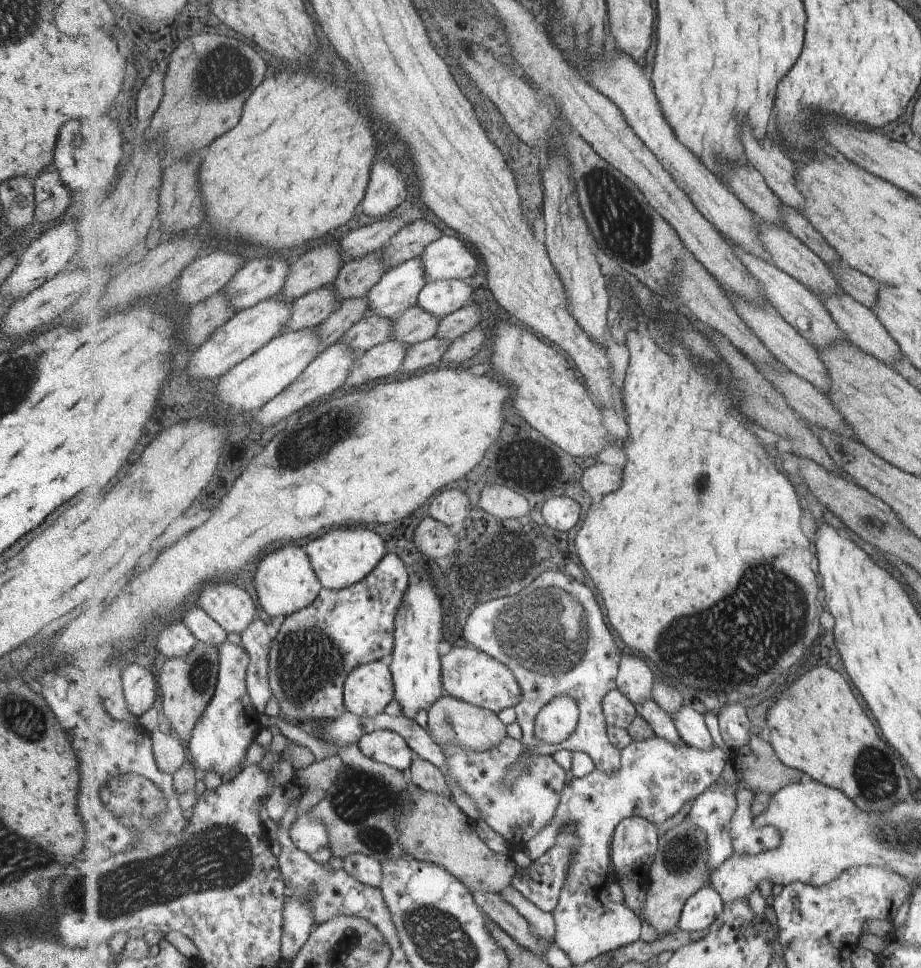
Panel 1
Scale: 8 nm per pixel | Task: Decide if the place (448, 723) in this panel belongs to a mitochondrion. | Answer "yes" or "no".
yes

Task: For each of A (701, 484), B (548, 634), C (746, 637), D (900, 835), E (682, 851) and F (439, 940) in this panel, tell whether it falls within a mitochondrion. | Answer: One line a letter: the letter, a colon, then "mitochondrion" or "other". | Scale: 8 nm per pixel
A: other
B: mitochondrion
C: mitochondrion
D: mitochondrion
E: mitochondrion
F: mitochondrion

